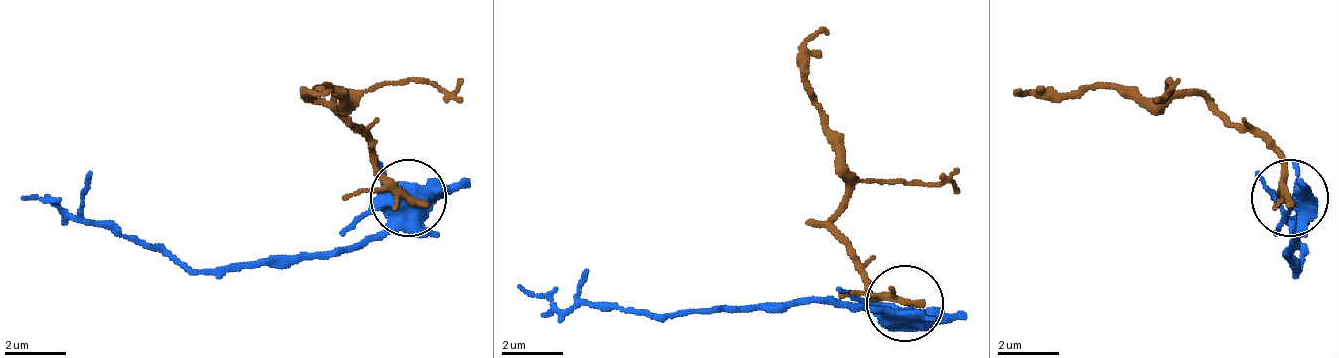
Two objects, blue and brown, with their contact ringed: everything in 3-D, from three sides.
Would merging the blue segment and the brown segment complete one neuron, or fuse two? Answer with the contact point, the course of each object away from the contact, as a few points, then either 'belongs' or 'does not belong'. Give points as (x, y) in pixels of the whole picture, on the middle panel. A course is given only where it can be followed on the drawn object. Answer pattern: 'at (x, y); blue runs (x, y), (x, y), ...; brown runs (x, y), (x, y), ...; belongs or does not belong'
at (904, 303); blue runs (903, 309), (826, 301), (680, 309), (557, 309), (519, 286); brown runs (903, 301), (864, 286), (834, 217), (849, 163), (826, 125), (803, 71), (826, 25); does not belong

